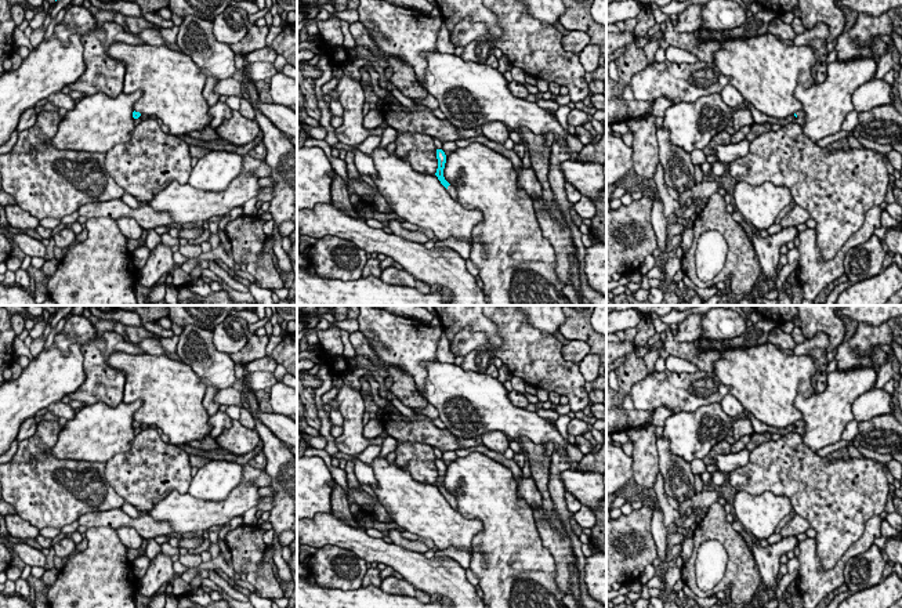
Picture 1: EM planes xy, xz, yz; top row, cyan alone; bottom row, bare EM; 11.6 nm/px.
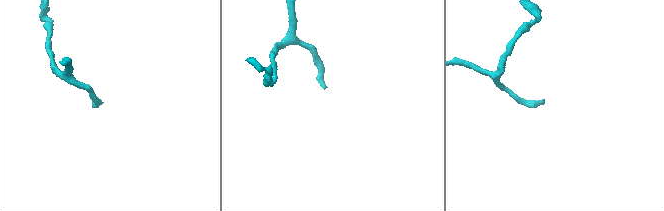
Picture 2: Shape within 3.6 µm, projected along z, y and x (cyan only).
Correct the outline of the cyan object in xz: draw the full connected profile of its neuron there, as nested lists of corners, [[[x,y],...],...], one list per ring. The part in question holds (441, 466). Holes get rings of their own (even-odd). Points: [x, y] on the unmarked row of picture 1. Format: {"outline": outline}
{"outline": [[[436,459],[436,468],[438,468],[438,478],[435,485],[438,486],[438,489],[441,491],[441,493],[446,497],[446,500],[449,502],[449,504],[457,511],[457,503],[453,495],[450,495],[445,486],[443,486],[443,478],[445,478],[445,473],[446,473],[446,464],[442,459]]]}

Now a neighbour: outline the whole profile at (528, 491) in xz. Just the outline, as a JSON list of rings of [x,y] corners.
[[[515,477],[512,478],[518,482],[519,491],[518,497],[525,500],[528,506],[530,506],[533,510],[541,507],[541,493],[539,492],[535,481],[532,477]]]

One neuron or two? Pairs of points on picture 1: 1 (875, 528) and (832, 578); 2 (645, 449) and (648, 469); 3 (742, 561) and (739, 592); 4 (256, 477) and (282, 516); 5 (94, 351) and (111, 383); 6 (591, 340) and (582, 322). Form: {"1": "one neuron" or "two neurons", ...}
{"1": "one neuron", "2": "one neuron", "3": "one neuron", "4": "two neurons", "5": "one neuron", "6": "one neuron"}

